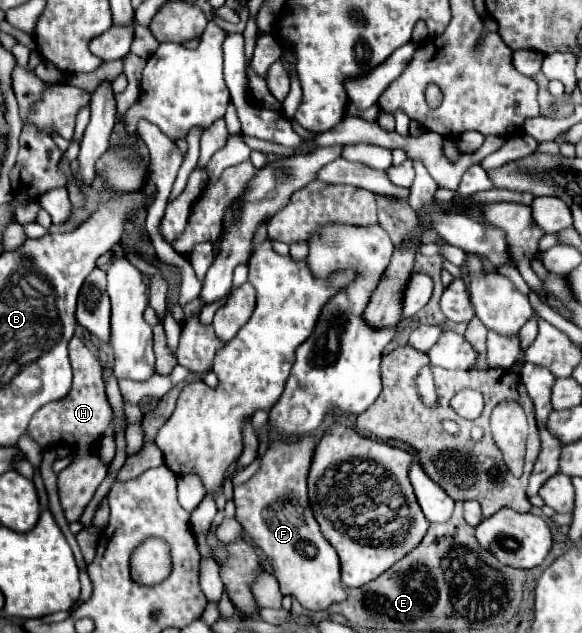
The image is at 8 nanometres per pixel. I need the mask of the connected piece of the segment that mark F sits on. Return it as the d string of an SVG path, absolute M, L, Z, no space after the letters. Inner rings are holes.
M312 434L300 440L280 438L270 442L256 474L246 484L234 488L236 518L246 538L272 562L282 594L298 598L306 610L326 610L346 600L348 594L340 580L340 558L322 536L308 502L306 474L312 466L316 442Z

